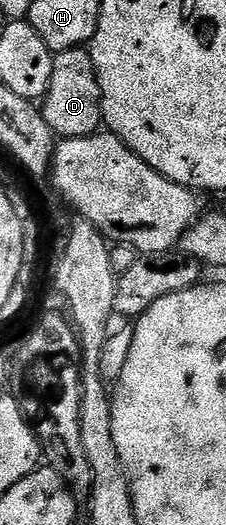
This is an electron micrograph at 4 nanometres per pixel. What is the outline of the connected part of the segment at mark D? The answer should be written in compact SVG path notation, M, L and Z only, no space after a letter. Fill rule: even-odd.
M73 47L55 54L52 81L41 100L40 108L55 136L62 139L92 135L103 126L102 94L94 72L94 62L86 47Z

